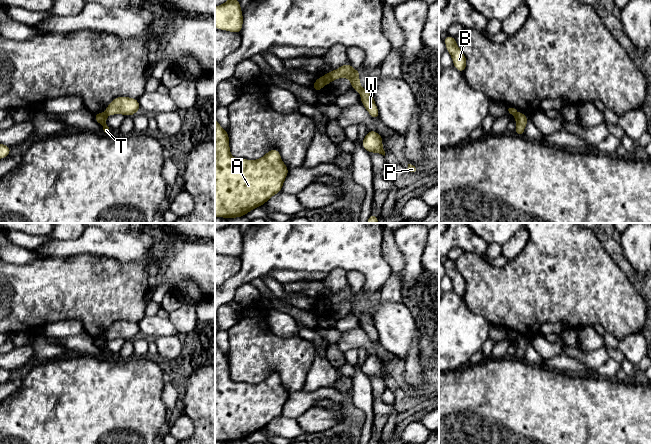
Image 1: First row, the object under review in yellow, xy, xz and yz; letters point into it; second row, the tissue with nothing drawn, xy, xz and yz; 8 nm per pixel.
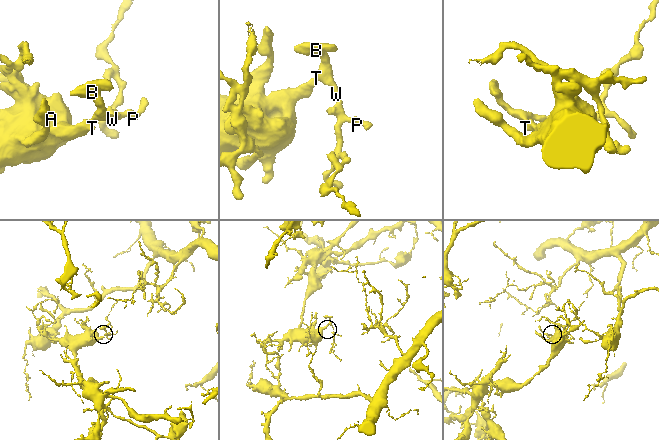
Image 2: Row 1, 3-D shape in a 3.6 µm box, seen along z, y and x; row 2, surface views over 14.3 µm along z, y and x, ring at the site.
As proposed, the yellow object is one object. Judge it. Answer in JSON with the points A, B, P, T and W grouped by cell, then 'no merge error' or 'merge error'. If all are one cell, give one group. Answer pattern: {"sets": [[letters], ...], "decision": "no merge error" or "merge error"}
{"sets": [["A", "T"], ["B", "P", "W"]], "decision": "merge error"}

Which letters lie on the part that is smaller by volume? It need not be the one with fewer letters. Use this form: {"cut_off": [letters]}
{"cut_off": ["B", "P", "W"]}

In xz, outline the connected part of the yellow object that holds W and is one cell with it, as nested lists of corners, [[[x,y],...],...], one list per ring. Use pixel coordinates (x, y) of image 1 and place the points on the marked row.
[[[351,63],[344,64],[340,66],[338,69],[331,71],[329,70],[328,74],[332,80],[340,79],[341,77],[346,77],[351,81],[351,87],[355,91],[357,91],[361,95],[361,104],[366,108],[369,115],[378,120],[379,118],[379,111],[377,105],[374,102],[374,97],[370,91],[363,89],[359,80],[359,75],[361,71],[354,70],[351,66]]]

